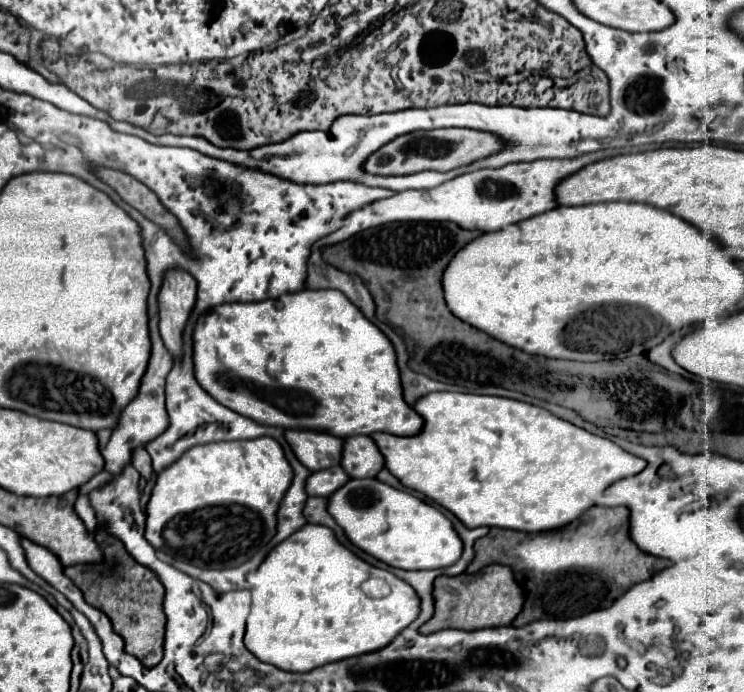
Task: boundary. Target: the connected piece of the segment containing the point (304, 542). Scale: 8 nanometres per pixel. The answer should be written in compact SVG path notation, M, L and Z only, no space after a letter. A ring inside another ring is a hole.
M305 524L301 530L277 544L267 554L261 570L257 570L257 576L259 584L251 590L253 606L247 618L245 646L261 662L273 664L287 672L309 672L331 662L377 652L389 646L389 642L393 642L405 630L405 626L409 626L419 616L421 610L417 592L407 582L355 556L337 540L335 532L325 526ZM373 576L383 578L391 586L391 594L387 598L369 598L363 594L361 584Z

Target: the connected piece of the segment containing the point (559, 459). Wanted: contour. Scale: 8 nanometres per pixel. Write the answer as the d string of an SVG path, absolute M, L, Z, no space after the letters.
M437 392L427 394L413 408L425 420L421 434L409 438L373 434L373 440L385 456L385 466L403 486L429 496L453 512L467 528L499 526L521 532L555 530L581 518L587 508L597 504L597 498L601 498L613 482L647 468L643 458L625 452L615 442L591 434L553 416L549 410L527 402L499 396Z

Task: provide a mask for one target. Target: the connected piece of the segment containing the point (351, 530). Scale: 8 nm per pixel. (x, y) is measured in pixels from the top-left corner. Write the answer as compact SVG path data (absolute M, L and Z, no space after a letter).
M377 478L367 480L349 480L349 486L343 486L329 498L329 514L333 514L335 522L345 530L347 538L367 554L375 556L377 560L403 570L431 570L431 568L447 568L455 564L461 558L463 542L459 534L455 532L451 520L437 508L429 506L427 502L415 498L413 494L407 494L403 490L397 490L389 484L379 482Z

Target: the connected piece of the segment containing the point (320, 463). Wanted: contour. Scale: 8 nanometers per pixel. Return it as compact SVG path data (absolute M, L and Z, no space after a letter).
M287 430L285 438L297 454L299 462L305 464L311 472L341 464L343 438L333 438L333 434L313 430Z

